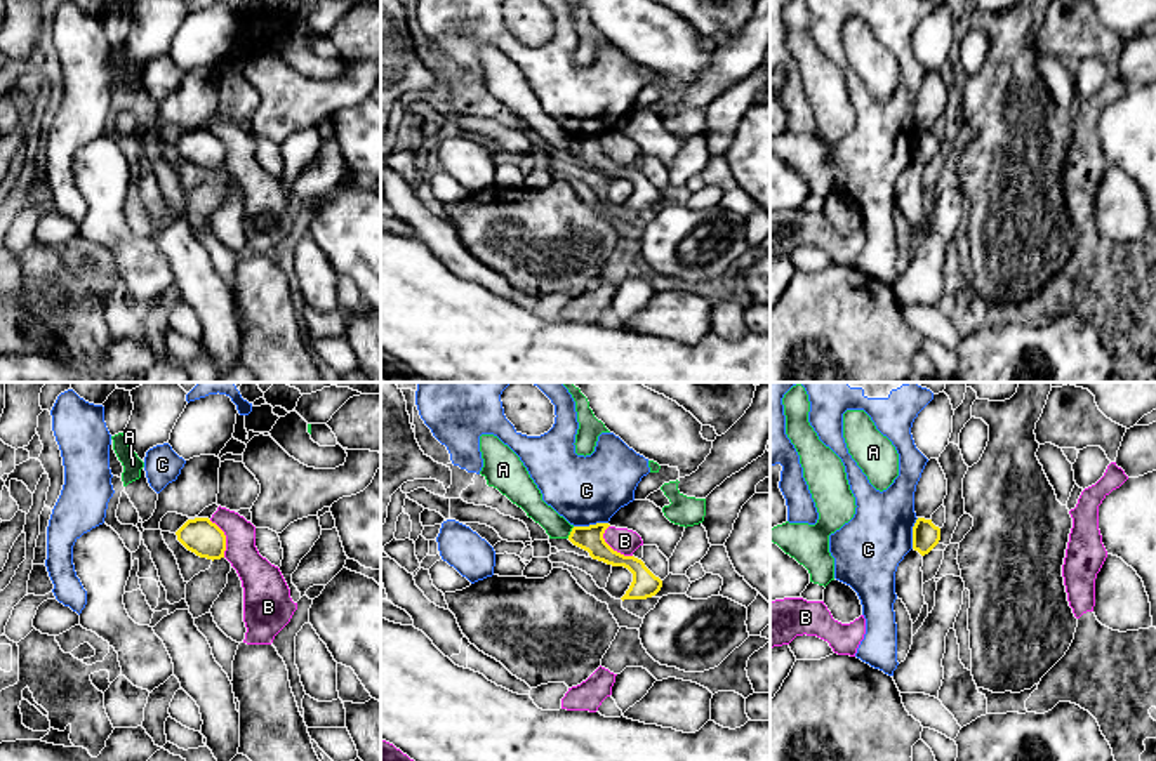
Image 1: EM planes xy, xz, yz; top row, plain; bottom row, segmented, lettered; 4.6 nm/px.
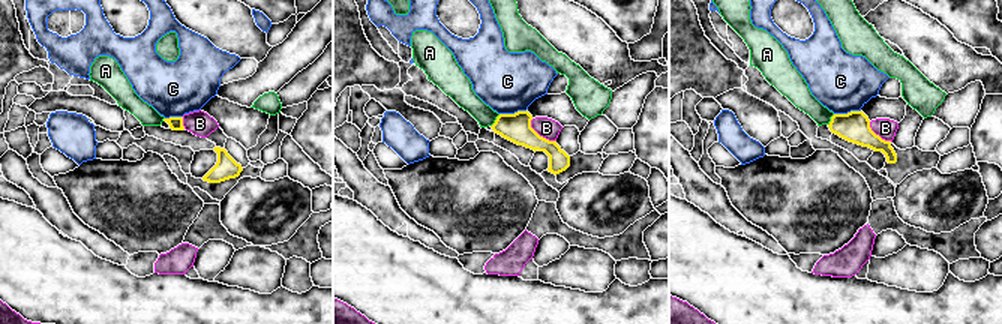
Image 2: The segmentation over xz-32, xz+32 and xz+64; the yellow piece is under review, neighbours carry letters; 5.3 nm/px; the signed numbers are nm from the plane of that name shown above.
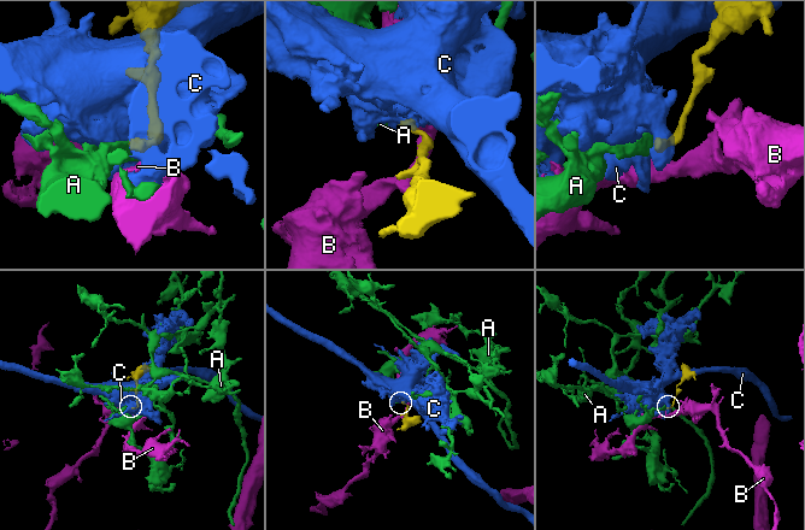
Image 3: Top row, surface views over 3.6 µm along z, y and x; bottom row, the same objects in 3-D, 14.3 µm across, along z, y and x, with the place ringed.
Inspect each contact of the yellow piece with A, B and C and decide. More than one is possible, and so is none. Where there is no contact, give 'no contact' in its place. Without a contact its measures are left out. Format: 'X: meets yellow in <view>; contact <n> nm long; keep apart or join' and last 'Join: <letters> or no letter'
A: meets yellow in xz; contact 70 nm long; keep apart
B: meets yellow in xz; contact 190 nm long; keep apart
C: meets yellow in xz; contact 160 nm long; keep apart
Join: no letter

